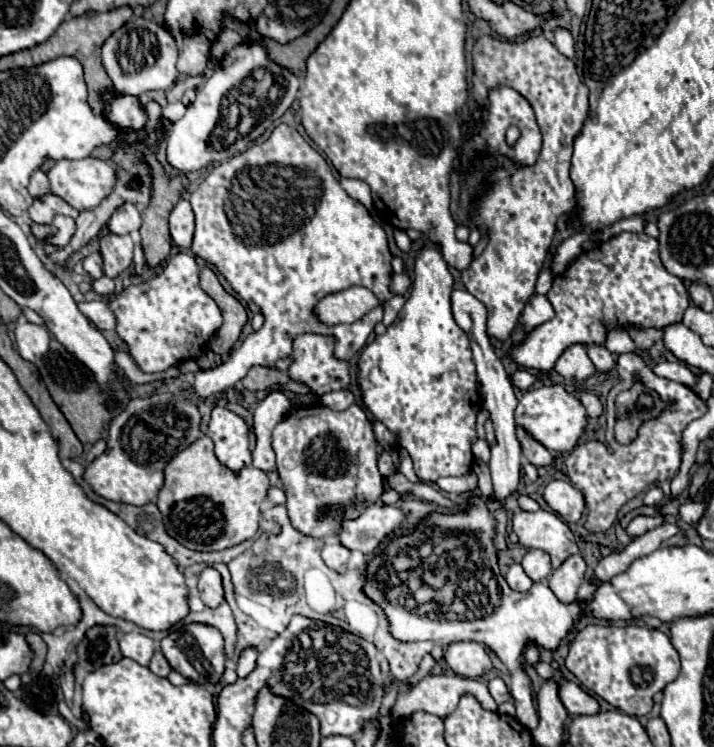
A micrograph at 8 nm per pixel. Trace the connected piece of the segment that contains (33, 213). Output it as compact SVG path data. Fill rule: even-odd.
M52 192L34 198L32 206L28 208L28 218L32 222L36 222L36 224L52 224L52 218L56 214L64 214L64 216L76 218L78 210L72 208L64 198L52 194Z

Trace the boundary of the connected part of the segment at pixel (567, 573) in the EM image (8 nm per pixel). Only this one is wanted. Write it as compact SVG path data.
M574 554L566 558L560 564L560 568L552 570L548 578L548 586L552 588L552 592L556 592L558 600L572 602L576 598L580 584L584 582L584 576L586 576L586 562L580 554Z

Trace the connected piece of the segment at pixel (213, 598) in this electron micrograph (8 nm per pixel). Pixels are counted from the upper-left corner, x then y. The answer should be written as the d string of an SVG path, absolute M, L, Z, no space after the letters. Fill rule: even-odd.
M204 568L198 580L200 598L208 608L216 608L224 602L224 588L222 588L222 576L214 568Z

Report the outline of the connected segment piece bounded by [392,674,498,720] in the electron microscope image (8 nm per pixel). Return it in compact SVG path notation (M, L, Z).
M428 674L424 676L418 684L410 686L410 684L404 684L400 690L398 690L398 696L396 696L396 704L392 708L392 718L394 720L400 720L416 710L424 710L424 712L430 712L430 714L436 714L440 718L444 718L448 712L454 712L456 704L458 704L458 698L464 694L464 692L472 692L476 696L476 700L486 708L486 710L498 710L498 704L494 702L494 698L490 696L488 692L488 686L484 682L478 682L478 680L470 680L470 678L462 678L462 676L448 676L448 674Z

